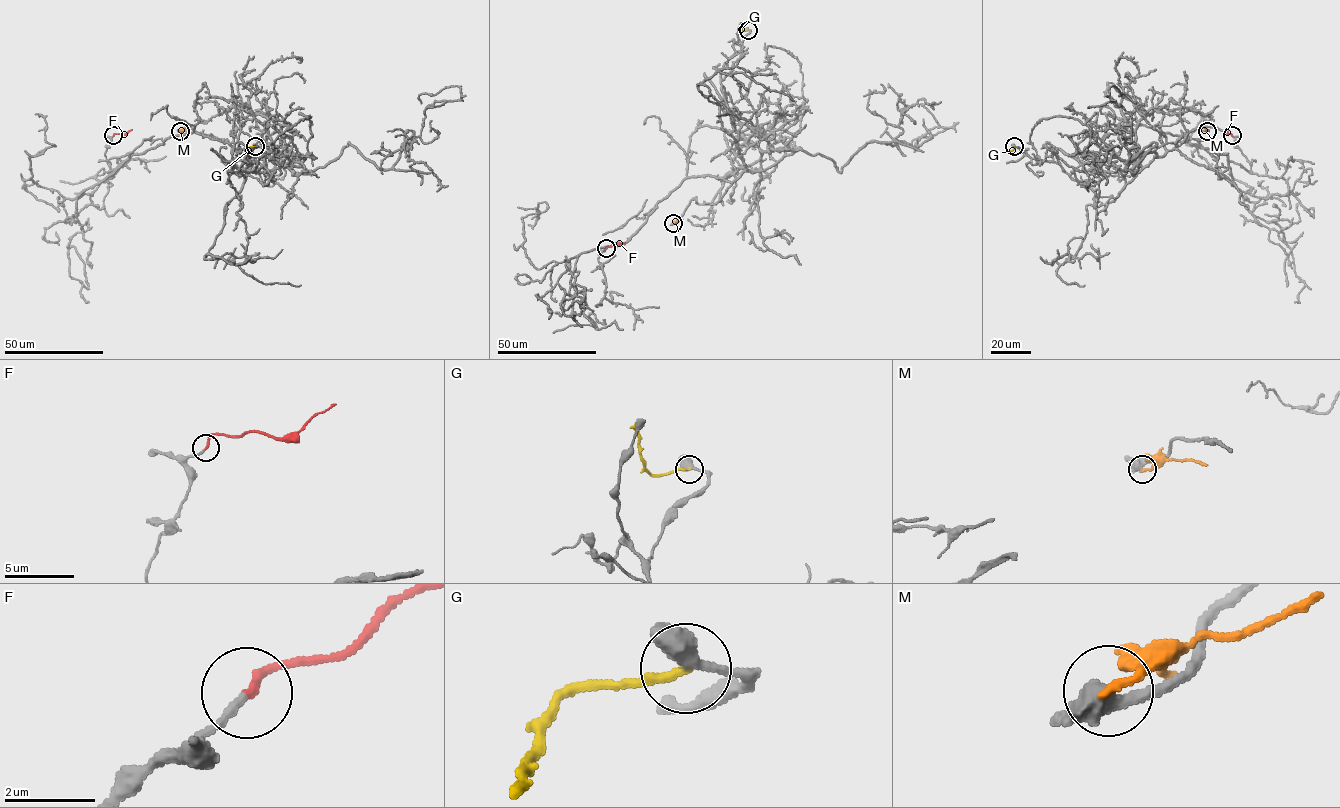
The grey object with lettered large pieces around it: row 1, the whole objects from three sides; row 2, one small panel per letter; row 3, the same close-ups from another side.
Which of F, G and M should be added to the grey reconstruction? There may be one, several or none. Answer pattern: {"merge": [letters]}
{"merge": ["F"]}

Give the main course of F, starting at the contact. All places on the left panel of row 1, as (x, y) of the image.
F: (113, 135), (132, 129)

